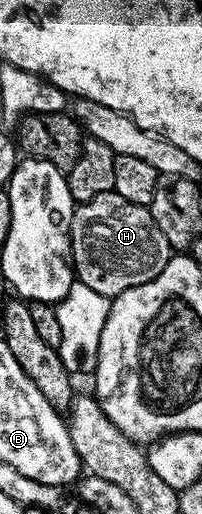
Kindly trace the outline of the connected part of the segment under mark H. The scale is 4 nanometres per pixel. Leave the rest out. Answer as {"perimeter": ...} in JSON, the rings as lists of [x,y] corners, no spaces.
{"perimeter":[[[112,192],[96,195],[96,199],[75,208],[70,224],[70,256],[77,280],[113,299],[132,287],[152,283],[168,267],[172,250],[147,206],[128,203]]]}

